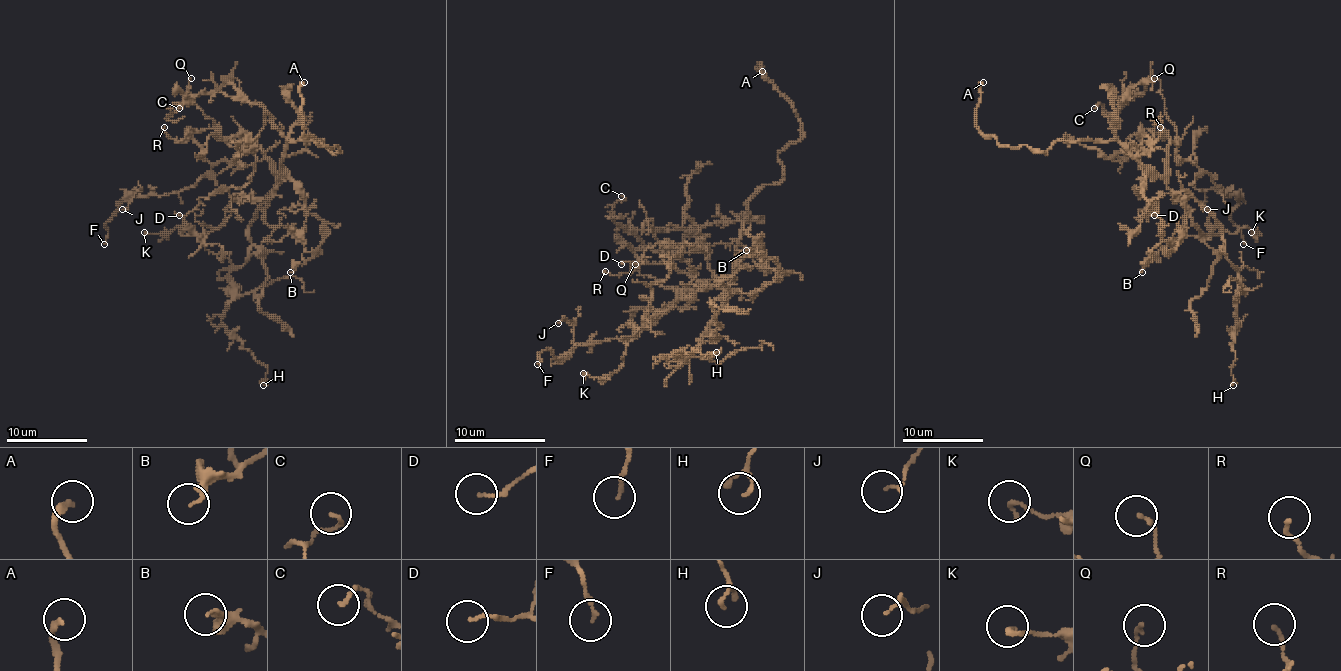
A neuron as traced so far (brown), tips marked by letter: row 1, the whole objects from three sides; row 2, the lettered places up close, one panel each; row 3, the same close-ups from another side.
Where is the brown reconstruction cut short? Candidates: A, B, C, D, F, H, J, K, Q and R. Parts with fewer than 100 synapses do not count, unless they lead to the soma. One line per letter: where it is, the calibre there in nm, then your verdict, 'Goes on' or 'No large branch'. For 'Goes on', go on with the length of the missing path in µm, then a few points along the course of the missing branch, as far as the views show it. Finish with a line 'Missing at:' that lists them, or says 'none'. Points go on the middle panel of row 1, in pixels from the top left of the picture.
A: Place: (762, 71). Thickness 190 nm. Goes on. Missing length about 90 µm
B: Place: (746, 250). Thickness 160 nm. No large branch
C: Place: (621, 196). Thickness 130 nm. No large branch
D: Place: (621, 264). Thickness 130 nm. No large branch
F: Place: (537, 364). Thickness 140 nm. No large branch
H: Place: (716, 352). Thickness 120 nm. No large branch
J: Place: (558, 323). Thickness 110 nm. No large branch
K: Place: (583, 373). Thickness 190 nm. No large branch
Q: Place: (635, 264). Thickness 120 nm. No large branch
R: Place: (605, 271). Thickness 130 nm. No large branch
Missing at: A

